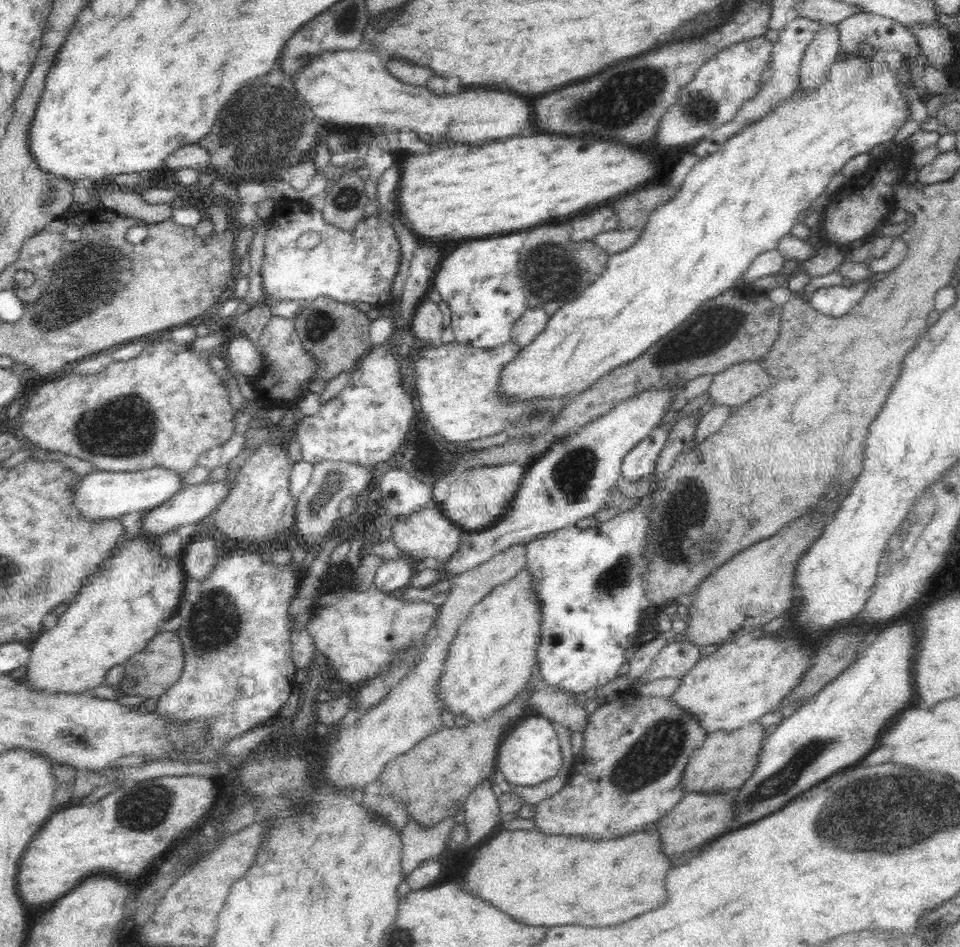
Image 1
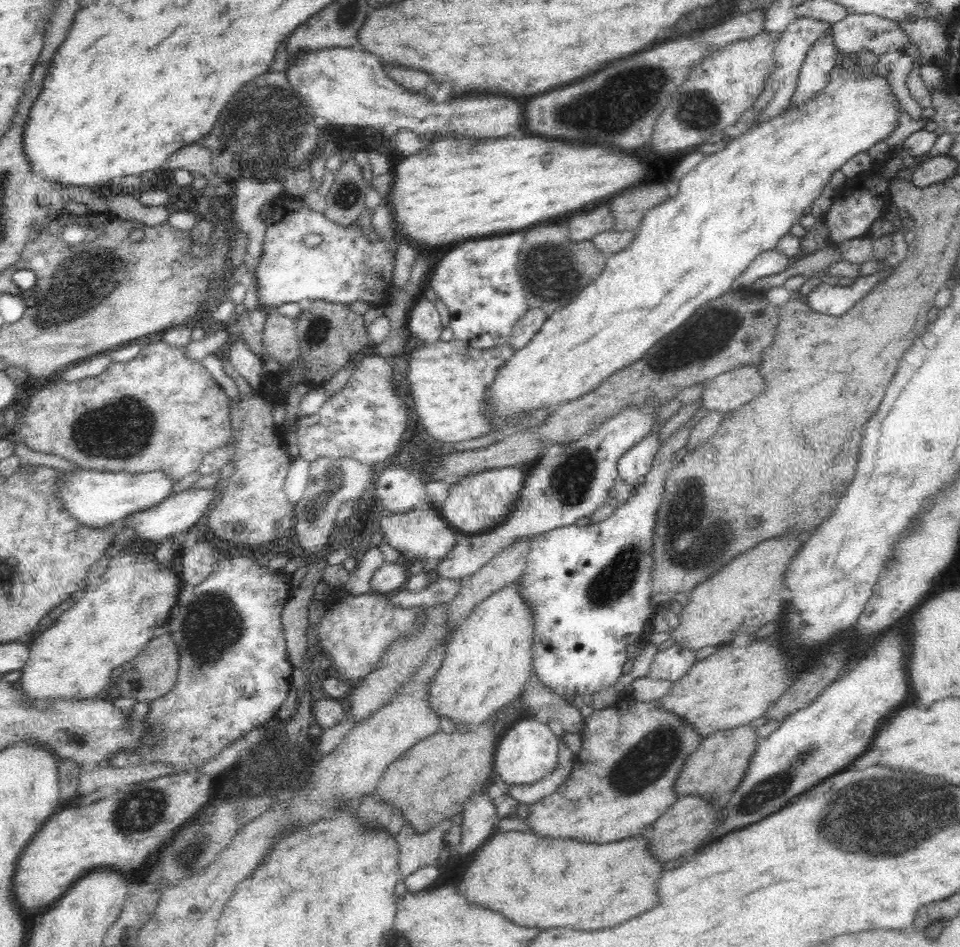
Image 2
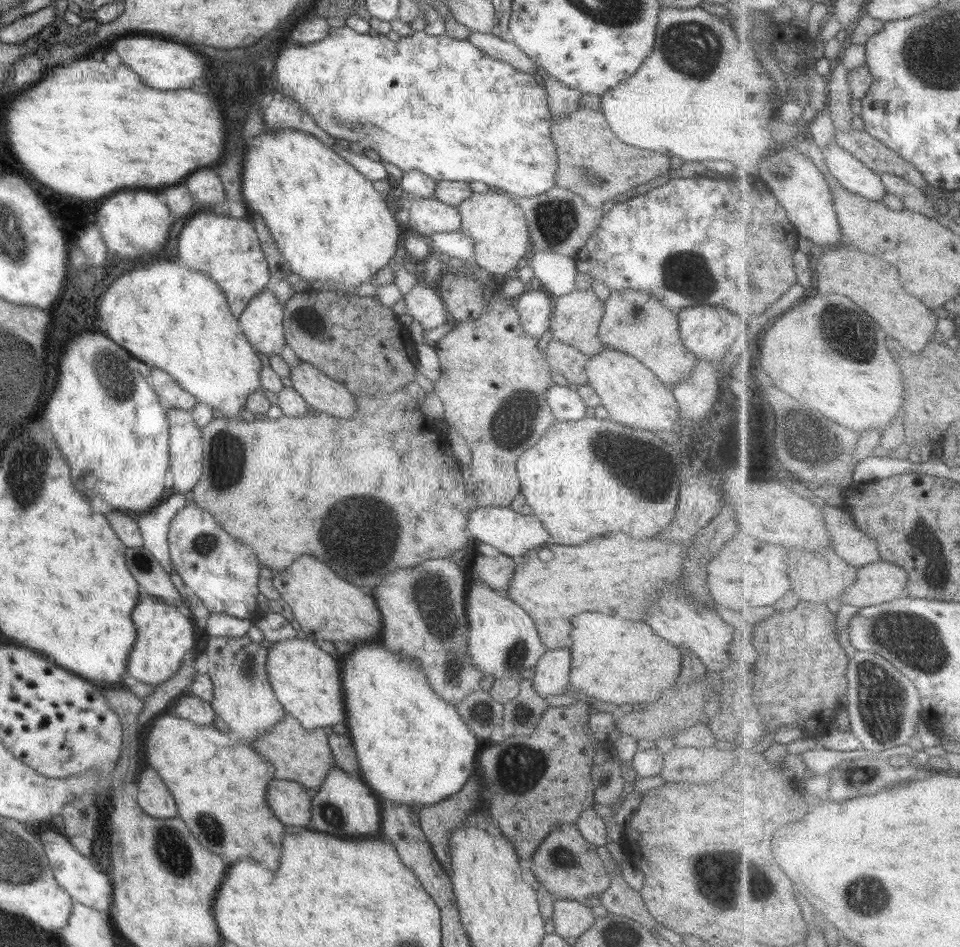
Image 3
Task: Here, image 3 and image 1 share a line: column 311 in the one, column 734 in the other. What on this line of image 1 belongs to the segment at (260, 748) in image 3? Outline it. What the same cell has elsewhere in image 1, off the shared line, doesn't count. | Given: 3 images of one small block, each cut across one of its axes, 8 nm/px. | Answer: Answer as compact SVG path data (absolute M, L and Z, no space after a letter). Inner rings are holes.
M756 722L733 731L711 732L702 746L690 756L680 780L682 789L686 793L721 793L740 788L754 774L762 752L762 742L768 735L766 727Z

